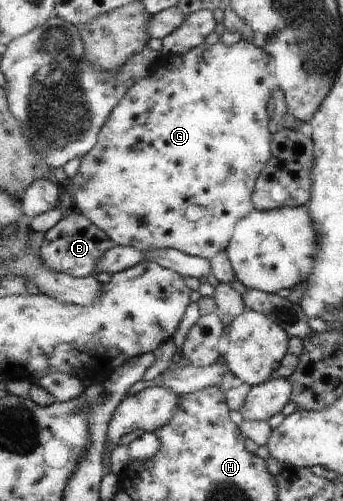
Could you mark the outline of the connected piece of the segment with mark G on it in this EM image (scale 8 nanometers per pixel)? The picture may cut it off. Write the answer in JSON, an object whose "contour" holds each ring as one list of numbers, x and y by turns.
{"contour":[[238,41,236,44,224,46,202,43,183,55,165,55,150,76,137,82,126,96,110,113,105,128,101,130,98,144,80,160,80,167,71,184,74,186,72,201,80,213,87,216,98,228,101,228,116,243,123,247,134,247,141,251,171,248,178,249,192,256,214,258,218,254,218,246,226,246,232,240,237,222,253,209,250,194,254,188,254,180,260,174,262,166,270,158,270,134,266,130,268,114,264,108,272,90,276,88,276,78,272,72,273,58,251,42]]}

